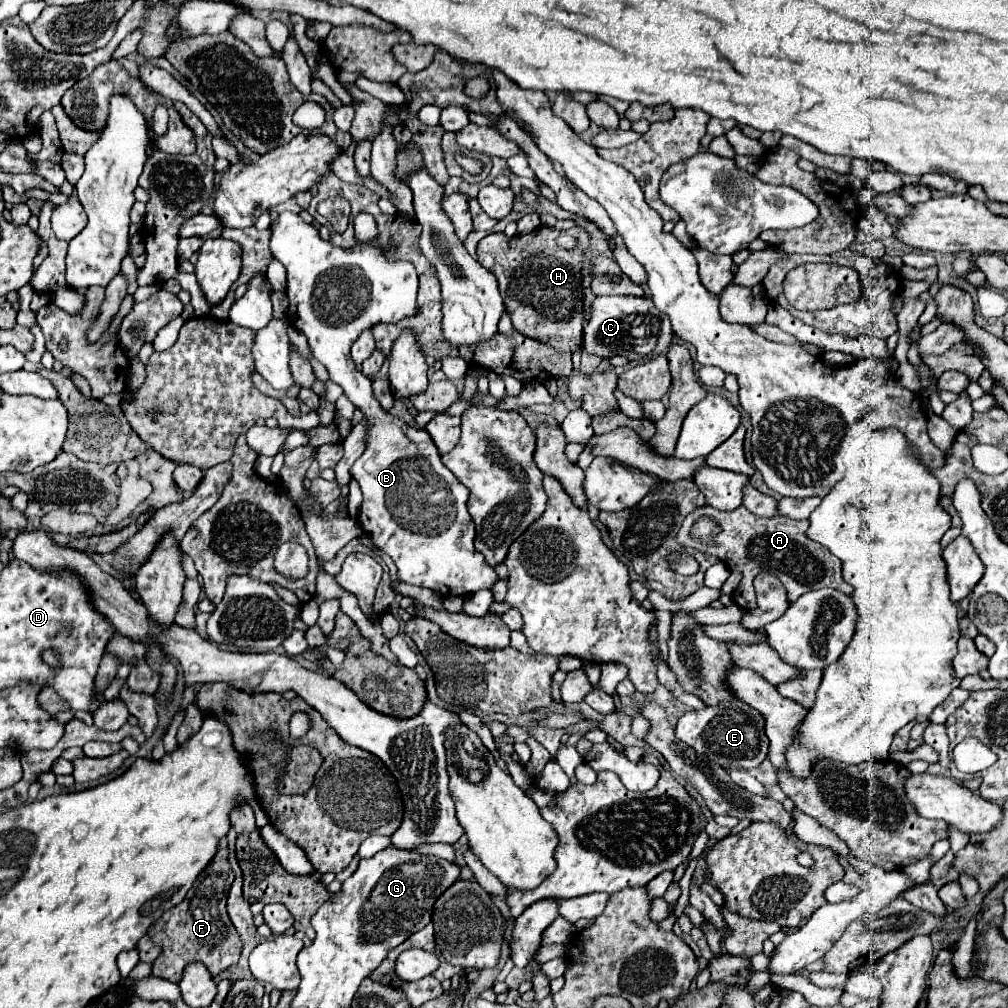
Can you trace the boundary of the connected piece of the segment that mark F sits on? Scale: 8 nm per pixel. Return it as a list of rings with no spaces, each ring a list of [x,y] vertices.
[[[222,837],[216,855],[208,863],[208,867],[196,877],[184,901],[168,909],[158,921],[152,923],[148,935],[162,949],[160,957],[154,961],[152,975],[164,977],[172,983],[180,983],[186,965],[192,961],[204,963],[212,975],[218,975],[220,971],[238,963],[242,941],[226,913],[226,899],[232,881],[234,881],[234,873],[228,865],[228,843],[226,837]]]

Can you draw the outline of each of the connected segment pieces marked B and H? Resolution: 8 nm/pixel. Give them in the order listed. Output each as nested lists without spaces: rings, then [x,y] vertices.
[[[284,211],[270,227],[270,251],[274,259],[278,259],[286,267],[288,285],[286,295],[290,299],[288,319],[290,323],[308,337],[310,351],[316,361],[320,361],[330,375],[330,381],[338,383],[344,389],[344,395],[354,403],[356,409],[362,411],[366,419],[366,437],[364,437],[364,453],[350,467],[352,477],[360,483],[364,501],[360,505],[358,523],[362,531],[374,541],[378,549],[388,553],[398,567],[398,577],[404,583],[428,587],[438,591],[440,595],[470,595],[472,591],[492,589],[492,585],[500,579],[496,571],[486,563],[484,555],[474,549],[474,523],[466,509],[468,489],[452,475],[452,471],[442,463],[436,445],[432,443],[426,429],[416,429],[406,425],[402,419],[386,413],[372,393],[372,381],[364,379],[356,371],[356,365],[350,357],[350,347],[358,339],[364,329],[372,329],[378,323],[398,323],[404,317],[412,317],[418,313],[416,295],[418,295],[418,275],[410,261],[390,261],[384,251],[374,245],[376,221],[360,213],[354,219],[354,235],[356,243],[350,249],[334,247],[330,241],[324,241],[318,235],[318,229],[304,223],[300,215]]]
[[[538,227],[528,235],[512,239],[504,233],[486,235],[478,243],[478,263],[496,275],[512,325],[522,335],[544,339],[544,343],[552,343],[558,351],[574,353],[580,349],[584,323],[580,265],[584,261],[584,249],[588,247],[588,235],[580,227],[572,227],[572,237],[578,239],[578,245],[572,251],[562,249],[556,243],[558,235],[560,231],[550,227]]]

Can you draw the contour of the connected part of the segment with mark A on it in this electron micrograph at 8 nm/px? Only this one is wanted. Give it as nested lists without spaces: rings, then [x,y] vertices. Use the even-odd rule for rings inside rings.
[[[704,507],[704,509],[696,509],[694,515],[688,515],[684,519],[684,525],[678,533],[678,541],[684,547],[694,547],[698,551],[718,555],[730,569],[736,569],[742,573],[742,581],[736,589],[738,595],[744,599],[744,601],[736,601],[742,609],[756,609],[756,599],[752,595],[752,581],[754,581],[754,575],[758,575],[758,573],[774,573],[788,591],[788,603],[794,603],[800,595],[822,589],[822,587],[832,587],[832,589],[838,589],[838,591],[850,595],[852,587],[848,587],[842,581],[840,559],[836,559],[832,553],[828,553],[826,547],[812,543],[804,535],[806,529],[808,529],[808,521],[792,521],[792,519],[784,519],[784,517],[770,517],[770,519],[756,517],[756,515],[748,513],[746,507],[738,507],[736,511],[730,511],[730,513],[716,511],[712,507]],[[704,513],[708,513],[720,527],[720,531],[716,535],[716,543],[706,545],[706,547],[700,539],[690,537],[692,525]]]

